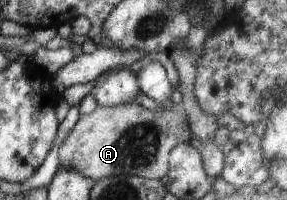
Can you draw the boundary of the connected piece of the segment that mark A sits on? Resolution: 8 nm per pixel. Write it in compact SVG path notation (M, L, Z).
M121 103L117 107L97 106L89 115L81 116L57 153L59 167L75 169L93 183L105 177L141 177L160 181L169 172L169 155L179 141L193 136L188 126L187 108L151 111L136 103Z

